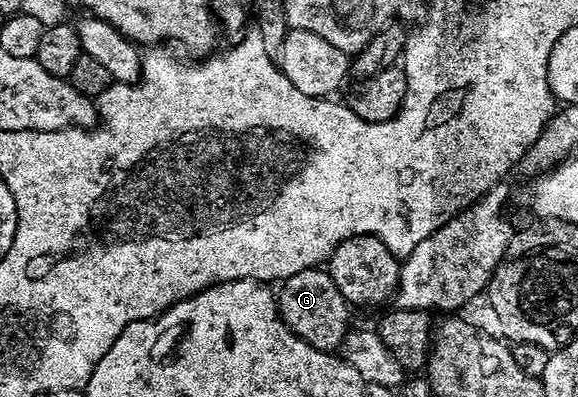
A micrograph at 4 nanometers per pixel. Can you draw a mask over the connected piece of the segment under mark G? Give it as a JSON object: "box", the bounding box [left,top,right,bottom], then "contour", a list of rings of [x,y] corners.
{"box":[276,268,352,353],"contour":[[[325,268],[296,271],[296,275],[285,277],[277,286],[276,300],[282,322],[297,337],[304,339],[304,343],[316,347],[321,353],[337,350],[346,332],[352,328],[352,306],[344,299],[344,295],[340,295],[340,287],[336,287],[332,275]]]}

